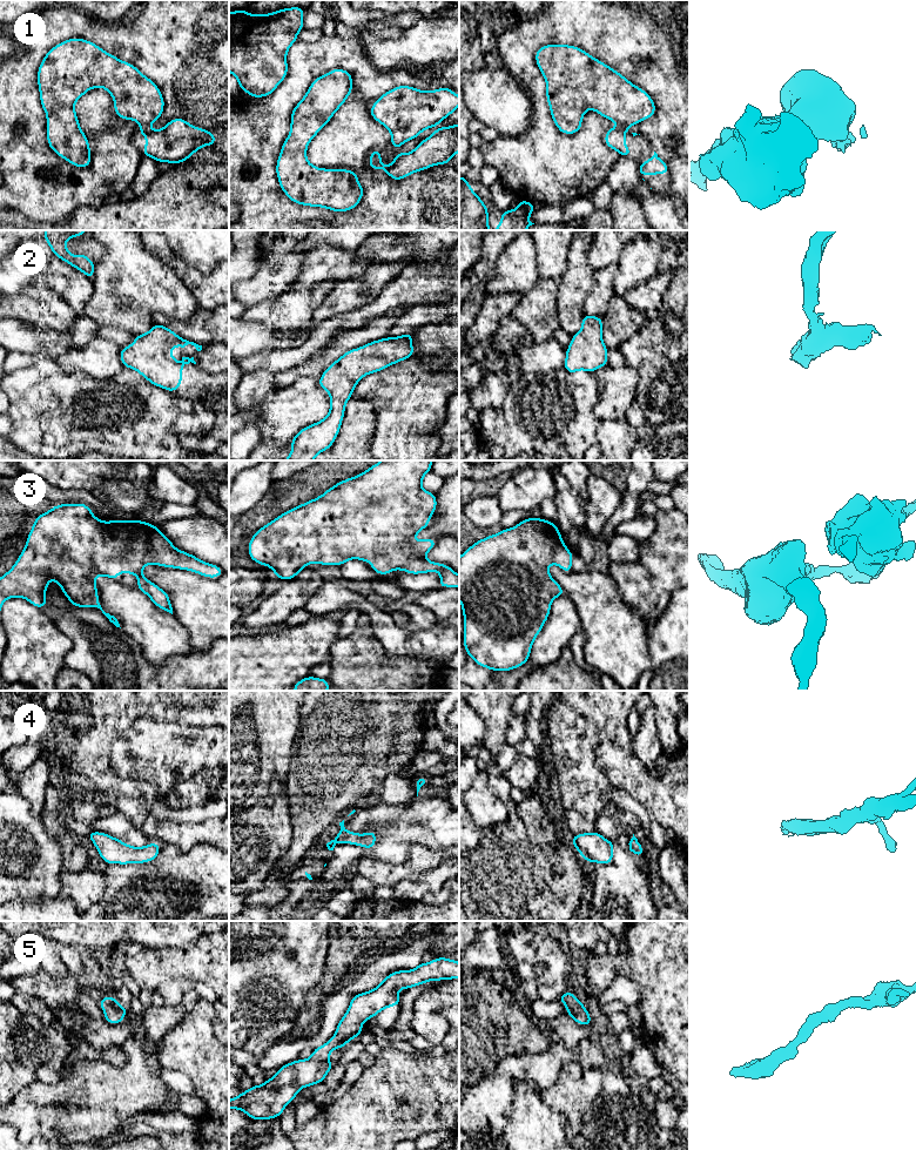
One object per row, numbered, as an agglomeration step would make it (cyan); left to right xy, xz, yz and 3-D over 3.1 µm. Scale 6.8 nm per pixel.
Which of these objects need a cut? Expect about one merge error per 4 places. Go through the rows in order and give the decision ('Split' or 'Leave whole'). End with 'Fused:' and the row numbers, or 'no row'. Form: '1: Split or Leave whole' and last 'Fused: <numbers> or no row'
1: Split
2: Leave whole
3: Leave whole
4: Leave whole
5: Leave whole
Fused: 1

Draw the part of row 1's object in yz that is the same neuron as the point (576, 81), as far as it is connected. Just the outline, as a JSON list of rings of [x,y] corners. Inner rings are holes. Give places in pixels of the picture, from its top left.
[[[551,43],[541,46],[534,56],[546,81],[546,99],[552,120],[563,134],[578,133],[588,109],[627,129],[655,114],[656,107],[647,92],[581,48]]]

